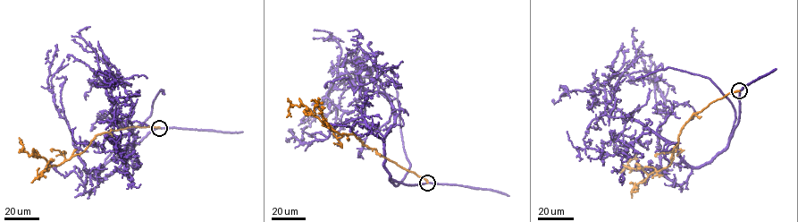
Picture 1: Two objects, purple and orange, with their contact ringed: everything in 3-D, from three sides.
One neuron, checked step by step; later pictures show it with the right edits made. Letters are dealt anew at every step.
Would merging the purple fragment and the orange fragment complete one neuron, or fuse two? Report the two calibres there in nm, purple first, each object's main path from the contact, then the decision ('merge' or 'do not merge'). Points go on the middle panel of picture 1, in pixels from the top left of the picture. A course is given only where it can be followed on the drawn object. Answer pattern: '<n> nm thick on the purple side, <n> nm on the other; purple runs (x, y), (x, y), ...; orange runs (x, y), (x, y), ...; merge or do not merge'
360 nm thick on the purple side, 240 nm on the other; purple runs (427, 182), (390, 179), (384, 147), (395, 123), (391, 101), (346, 73), (326, 96), (343, 112), (340, 146); orange runs (427, 182), (364, 145), (354, 134), (339, 133), (305, 106), (290, 106), (290, 116); do not merge

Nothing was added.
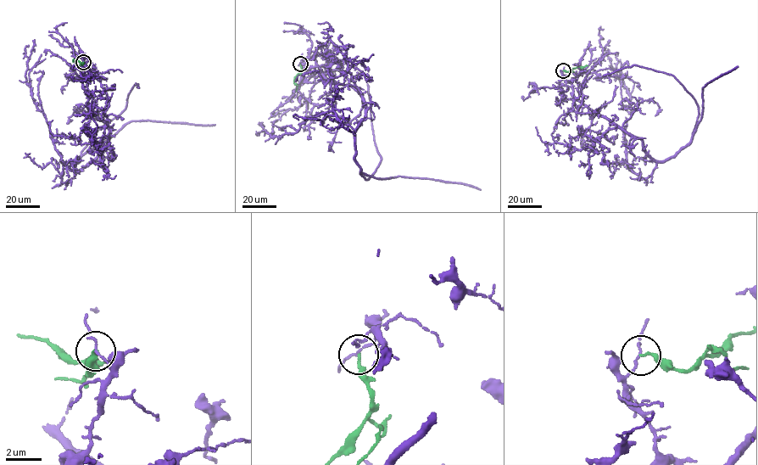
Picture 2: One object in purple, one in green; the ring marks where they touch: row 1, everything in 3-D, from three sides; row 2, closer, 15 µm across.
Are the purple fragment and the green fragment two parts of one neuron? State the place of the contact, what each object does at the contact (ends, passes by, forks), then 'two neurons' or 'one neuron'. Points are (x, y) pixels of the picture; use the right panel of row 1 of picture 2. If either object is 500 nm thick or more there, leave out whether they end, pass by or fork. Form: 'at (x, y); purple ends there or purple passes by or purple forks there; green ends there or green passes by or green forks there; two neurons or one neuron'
at (563, 70); purple passes by; green ends there; two neurons

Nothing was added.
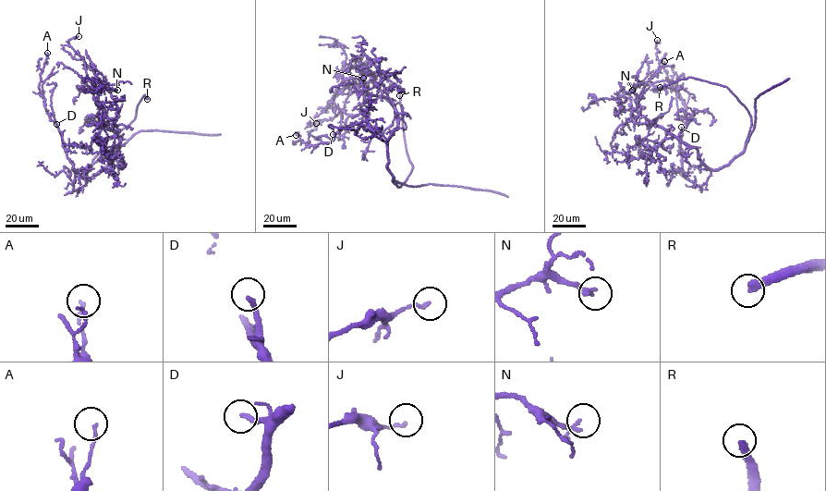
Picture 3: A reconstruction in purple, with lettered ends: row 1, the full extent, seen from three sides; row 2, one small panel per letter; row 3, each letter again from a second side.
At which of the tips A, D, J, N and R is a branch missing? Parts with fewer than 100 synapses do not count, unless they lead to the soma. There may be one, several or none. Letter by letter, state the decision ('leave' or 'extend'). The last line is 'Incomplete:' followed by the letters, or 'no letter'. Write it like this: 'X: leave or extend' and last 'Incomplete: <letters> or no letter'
A: leave
D: extend
J: leave
N: leave
R: extend
Incomplete: D, R

